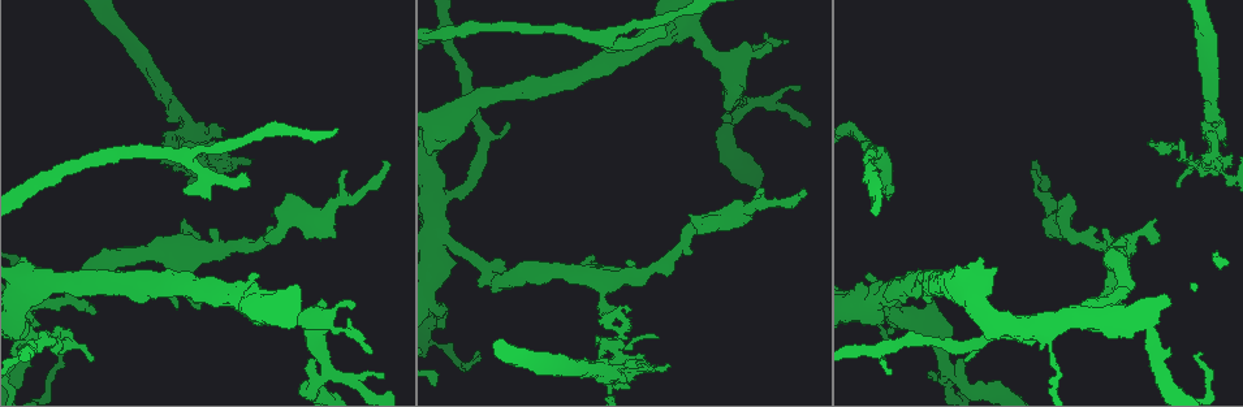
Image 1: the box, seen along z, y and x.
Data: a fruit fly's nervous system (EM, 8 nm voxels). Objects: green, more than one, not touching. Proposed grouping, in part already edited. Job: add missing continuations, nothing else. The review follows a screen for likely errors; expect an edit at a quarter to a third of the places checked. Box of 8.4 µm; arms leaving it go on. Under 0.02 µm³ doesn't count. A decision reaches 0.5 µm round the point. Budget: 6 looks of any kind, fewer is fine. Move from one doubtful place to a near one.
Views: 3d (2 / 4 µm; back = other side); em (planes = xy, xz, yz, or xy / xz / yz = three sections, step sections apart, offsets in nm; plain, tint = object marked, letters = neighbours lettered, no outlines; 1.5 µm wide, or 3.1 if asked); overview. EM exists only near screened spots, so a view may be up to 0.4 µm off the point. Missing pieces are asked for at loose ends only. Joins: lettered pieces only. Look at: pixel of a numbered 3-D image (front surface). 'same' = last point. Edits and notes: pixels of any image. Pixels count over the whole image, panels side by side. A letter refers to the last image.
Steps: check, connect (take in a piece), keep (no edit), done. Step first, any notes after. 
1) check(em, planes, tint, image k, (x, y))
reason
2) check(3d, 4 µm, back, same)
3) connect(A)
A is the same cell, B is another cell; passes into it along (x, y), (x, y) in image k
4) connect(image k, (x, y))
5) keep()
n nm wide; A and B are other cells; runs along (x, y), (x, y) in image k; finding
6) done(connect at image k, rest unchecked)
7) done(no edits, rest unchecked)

check(em, xz, step 4, letters, image 1, (247, 179))
an open end

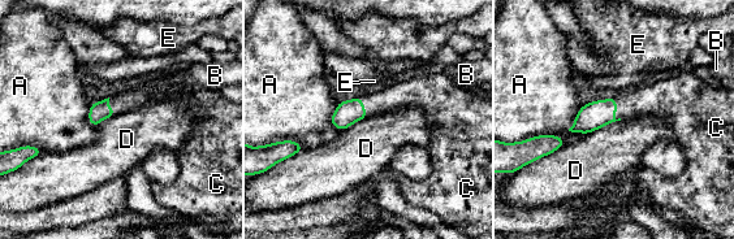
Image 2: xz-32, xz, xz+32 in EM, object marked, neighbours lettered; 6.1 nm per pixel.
connect(image 2, (652, 99))
C is the same cell, A, B, D and E are other cells; passes into it along (599, 113), (616, 108), (652, 99) in image 2; it goes on there

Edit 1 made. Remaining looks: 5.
check(overview)

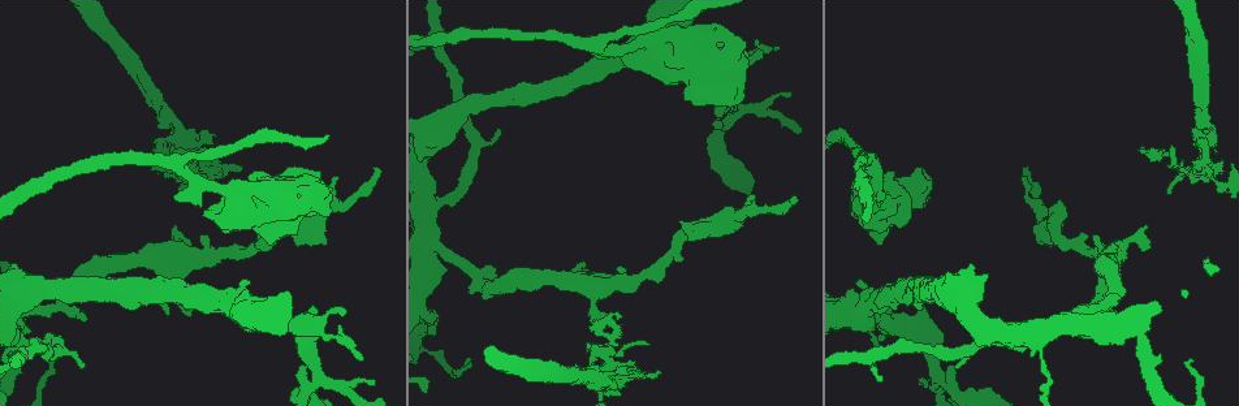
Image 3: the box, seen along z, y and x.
check(em, planes, tint, image 3, (755, 196))
free end

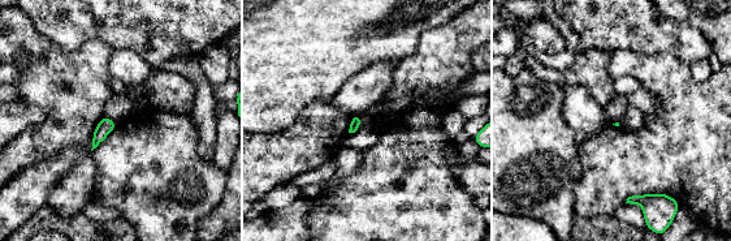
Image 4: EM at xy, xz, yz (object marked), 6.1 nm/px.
check(em, planes, letters, same)
see the neighbours

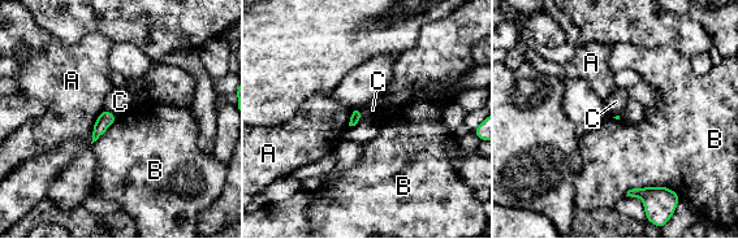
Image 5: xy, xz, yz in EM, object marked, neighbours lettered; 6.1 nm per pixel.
keep()
A, B and C are other cells; border along (104, 108), (119, 117) in image 5; no lettered piece goes on from it

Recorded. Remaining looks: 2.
check(3d, 4 µm, image 3, (779, 48))
free end

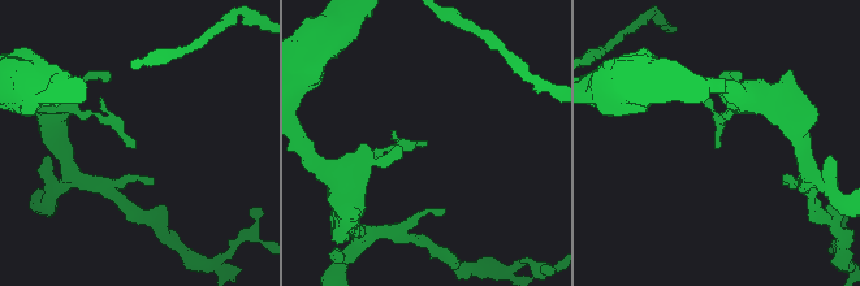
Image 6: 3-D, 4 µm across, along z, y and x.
check(em, planes, letters, image 6, (716, 148))

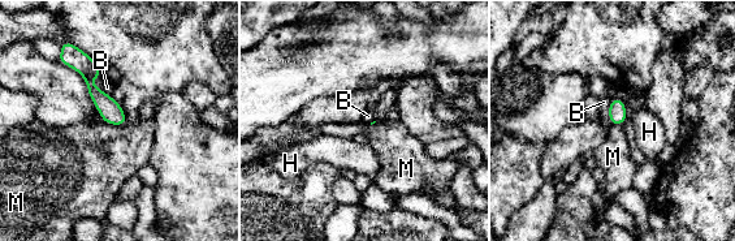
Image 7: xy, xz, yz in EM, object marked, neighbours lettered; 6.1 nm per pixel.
keep()
B, H and M are other cells; none of them fits

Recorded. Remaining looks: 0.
done(connect at image 2, rest unchecked)

